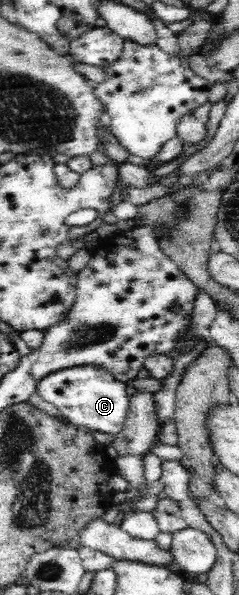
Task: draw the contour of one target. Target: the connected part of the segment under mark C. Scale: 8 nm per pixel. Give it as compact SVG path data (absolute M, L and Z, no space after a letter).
M80 366L64 367L61 371L52 372L38 384L36 392L77 427L85 426L89 430L115 435L124 426L130 404L126 387L127 384L114 380L110 371L102 370L102 367Z

